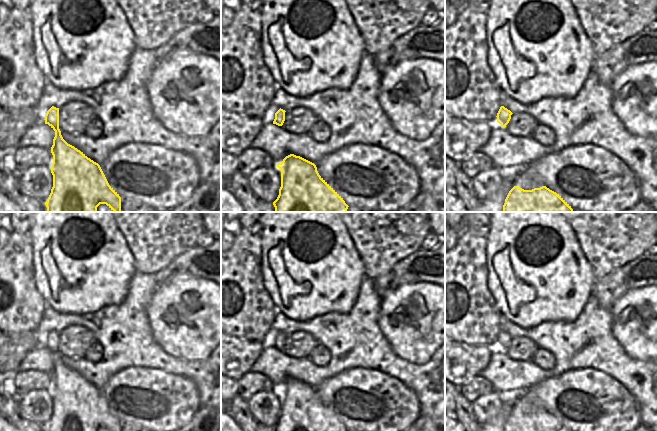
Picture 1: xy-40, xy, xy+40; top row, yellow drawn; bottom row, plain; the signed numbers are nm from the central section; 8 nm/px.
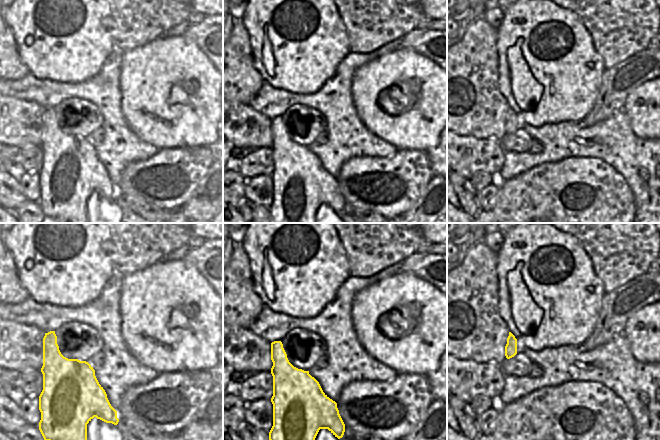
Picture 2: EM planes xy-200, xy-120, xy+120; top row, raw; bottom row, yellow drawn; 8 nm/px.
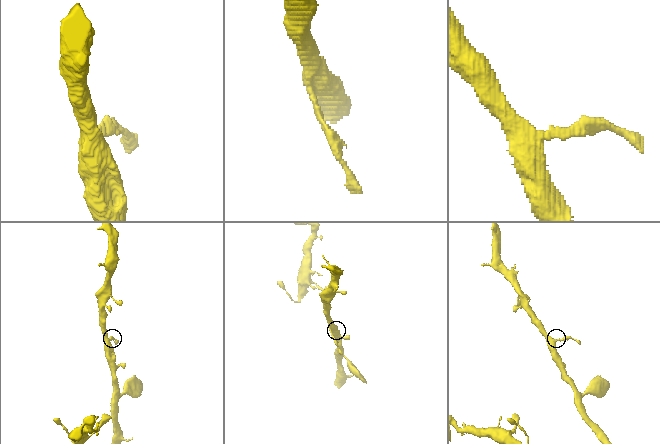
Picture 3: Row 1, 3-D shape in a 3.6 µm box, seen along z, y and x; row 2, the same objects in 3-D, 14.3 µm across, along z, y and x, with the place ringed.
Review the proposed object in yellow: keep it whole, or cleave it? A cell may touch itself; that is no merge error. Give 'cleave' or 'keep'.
cleave

